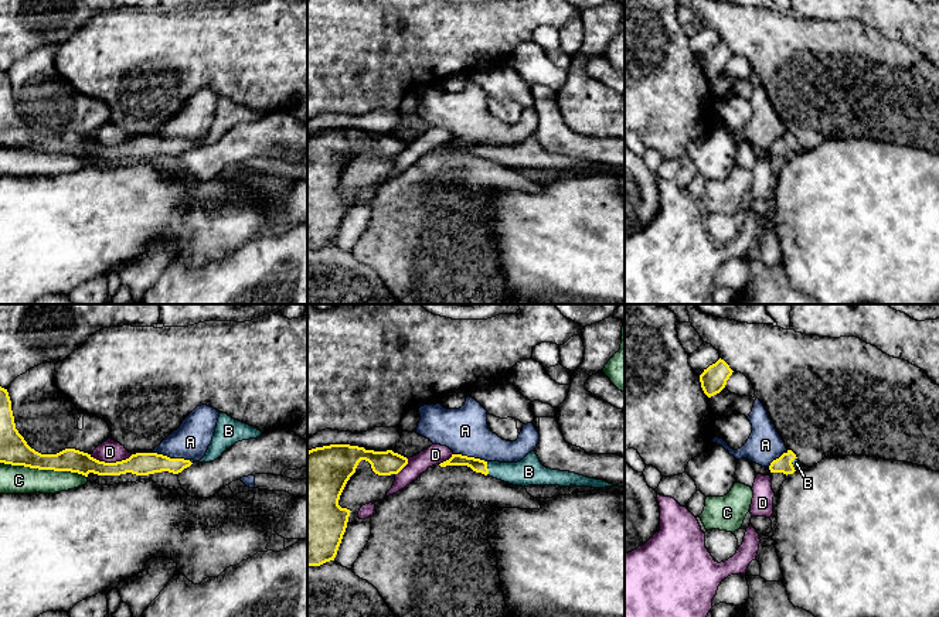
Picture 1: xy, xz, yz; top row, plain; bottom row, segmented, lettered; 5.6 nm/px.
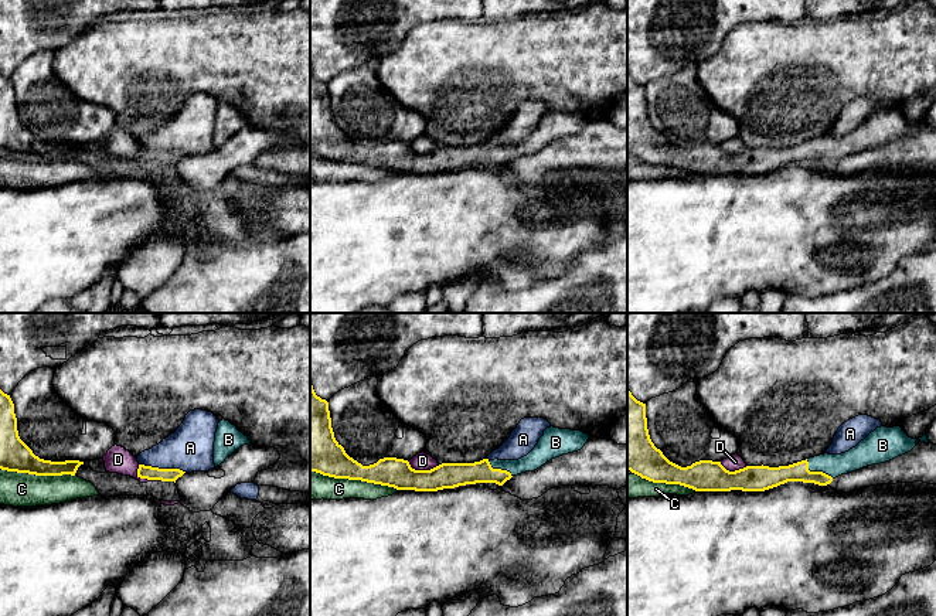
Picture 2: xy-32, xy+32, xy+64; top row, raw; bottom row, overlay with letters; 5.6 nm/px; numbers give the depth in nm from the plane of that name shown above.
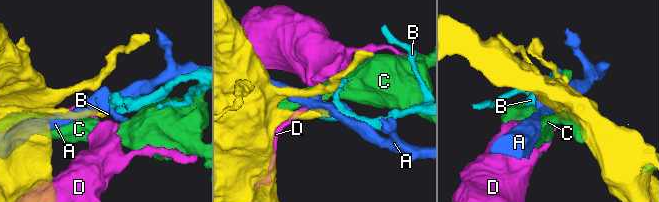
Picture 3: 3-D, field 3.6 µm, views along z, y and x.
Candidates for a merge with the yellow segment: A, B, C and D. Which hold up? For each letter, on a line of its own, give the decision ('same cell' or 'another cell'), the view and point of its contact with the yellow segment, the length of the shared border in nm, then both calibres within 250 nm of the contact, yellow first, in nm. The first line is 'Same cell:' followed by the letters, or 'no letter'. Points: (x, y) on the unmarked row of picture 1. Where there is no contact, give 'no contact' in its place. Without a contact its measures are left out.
Same cell: B
A: another cell | xy (172, 142) | 220 nm | 130/200 nm
B: same cell | xz (487, 152) | 80 nm | 80/160 nm
C: another cell | xy (43, 152) | 500 nm | 160/160 nm
D: another cell | xy (111, 146) | 240 nm | 130/130 nm

